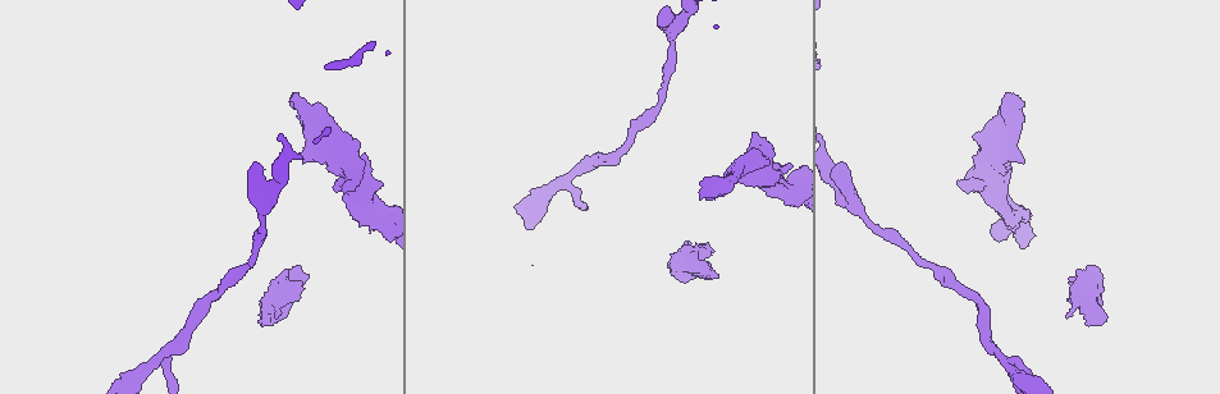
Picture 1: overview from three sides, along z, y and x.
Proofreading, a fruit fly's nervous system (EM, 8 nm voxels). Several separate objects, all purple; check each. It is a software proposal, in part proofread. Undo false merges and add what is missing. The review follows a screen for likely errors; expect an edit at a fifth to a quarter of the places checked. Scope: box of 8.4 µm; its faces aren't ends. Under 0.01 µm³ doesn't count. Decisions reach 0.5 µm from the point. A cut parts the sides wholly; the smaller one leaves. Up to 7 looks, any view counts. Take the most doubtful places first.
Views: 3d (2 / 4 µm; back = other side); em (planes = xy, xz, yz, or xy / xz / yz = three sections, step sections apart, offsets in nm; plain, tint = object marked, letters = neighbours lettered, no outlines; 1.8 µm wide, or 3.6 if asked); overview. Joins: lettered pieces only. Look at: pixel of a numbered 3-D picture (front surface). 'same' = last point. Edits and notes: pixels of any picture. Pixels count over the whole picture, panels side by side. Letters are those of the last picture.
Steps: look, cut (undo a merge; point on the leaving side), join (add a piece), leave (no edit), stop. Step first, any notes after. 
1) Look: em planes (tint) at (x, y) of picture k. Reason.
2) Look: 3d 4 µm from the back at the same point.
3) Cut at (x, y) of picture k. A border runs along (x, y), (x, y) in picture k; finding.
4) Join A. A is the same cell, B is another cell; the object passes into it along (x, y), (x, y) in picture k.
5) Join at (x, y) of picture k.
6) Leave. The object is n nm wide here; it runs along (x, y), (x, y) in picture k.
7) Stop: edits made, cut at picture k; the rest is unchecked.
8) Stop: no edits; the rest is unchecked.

Look: 3d 2 µm at (705, 182) of picture 1. Free end.

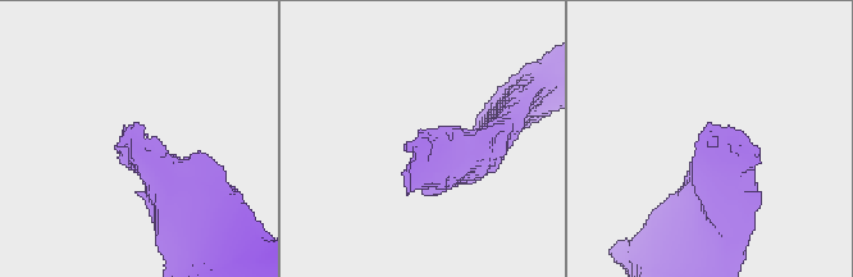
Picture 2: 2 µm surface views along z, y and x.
Look: em planes (letters) at (421, 136) of picture 2.

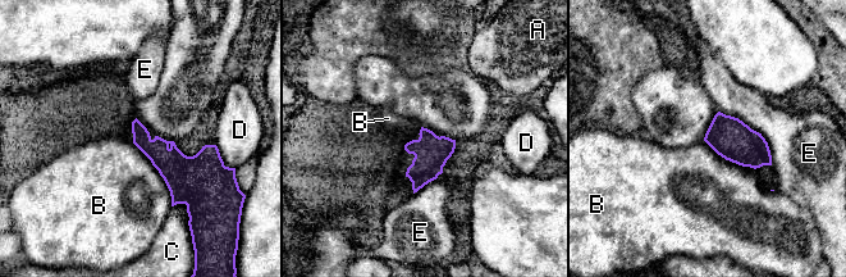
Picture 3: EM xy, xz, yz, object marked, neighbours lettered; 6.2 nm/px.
Leave. The object is 160 nm wide here; A, B, C, D and E are other cells; a border runs along (132, 142), (163, 178), (172, 205) in picture 3; no lettered piece goes on from it.

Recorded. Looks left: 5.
Look: em yz step 16 (letters) at (958, 185) of picture 1. Branch stops here.

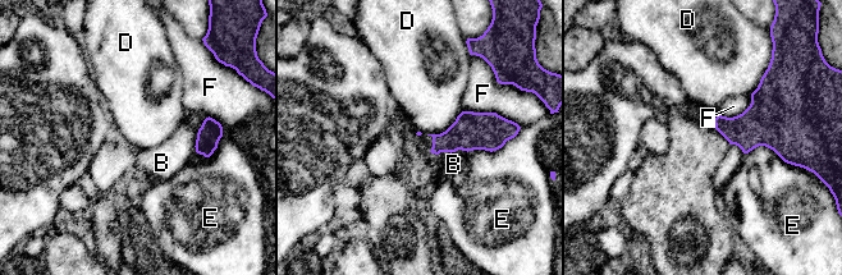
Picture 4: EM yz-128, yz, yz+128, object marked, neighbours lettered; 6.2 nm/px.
Leave. B, D, E and F are other cells; a border runs along (463, 110), (444, 131), (428, 134) in picture 4; no lettered piece goes on from it.

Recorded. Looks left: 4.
Look: 3d 4 µm from the back at (664, 19) of picture 1. Stops while still wide.

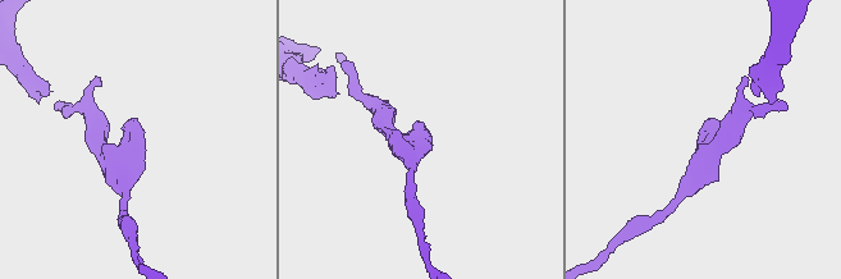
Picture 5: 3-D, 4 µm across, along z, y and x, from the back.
Look: em planes (letters) at (136, 122) of picture 5. Shape alone is not enough.

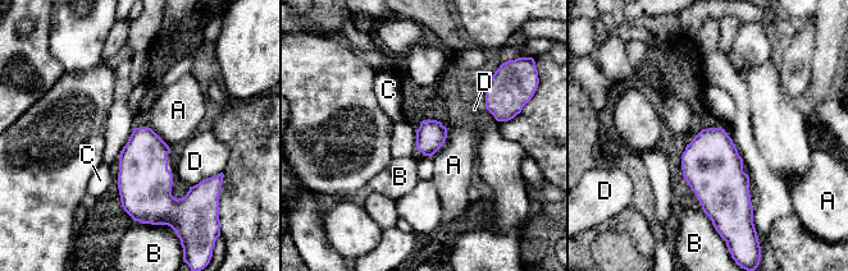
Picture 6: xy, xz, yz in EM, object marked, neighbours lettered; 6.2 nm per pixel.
Leave. A, B, C and D are other cells; a border runs along (447, 128), (445, 142), (431, 156) in picture 6; no lettered piece goes on from it.

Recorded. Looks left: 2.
Stop: no edits; the rest is unchecked.

